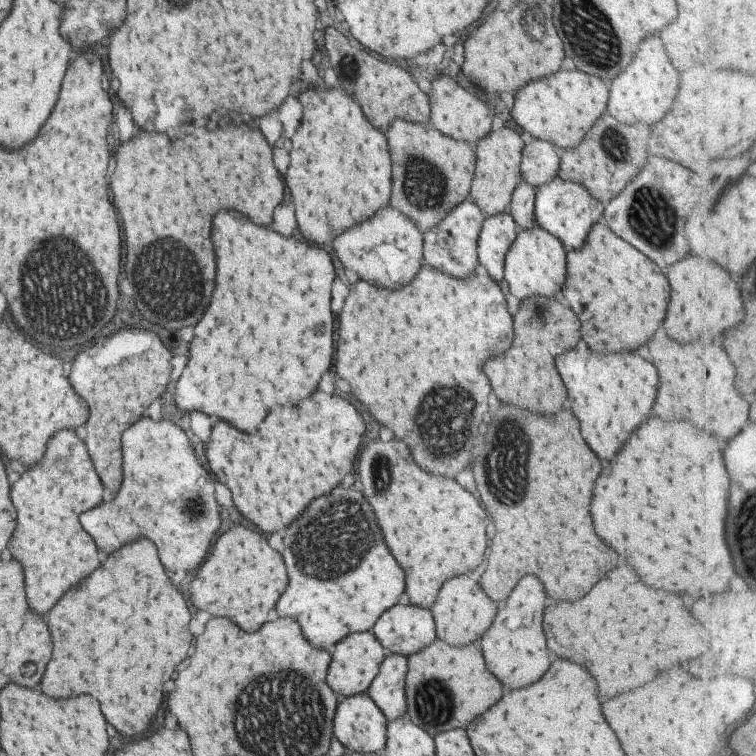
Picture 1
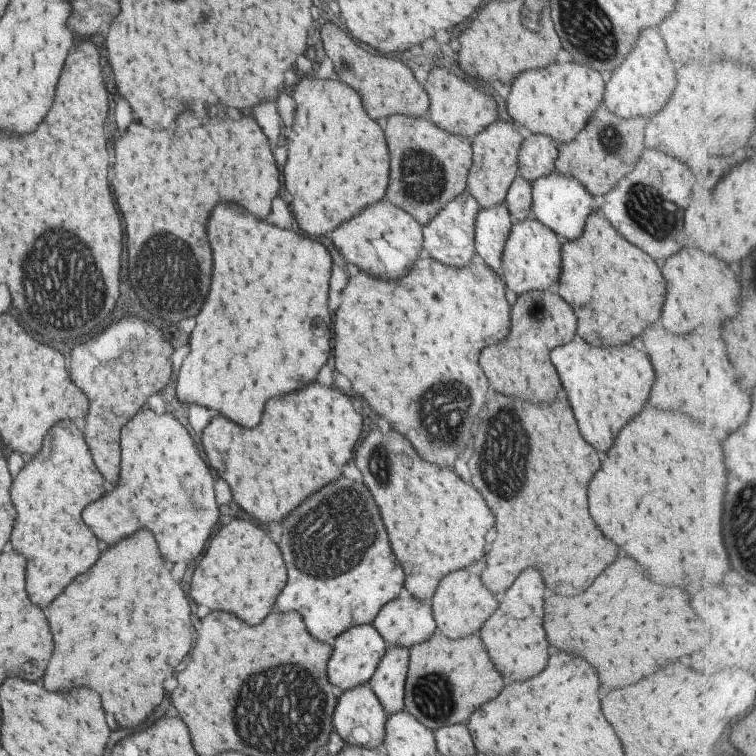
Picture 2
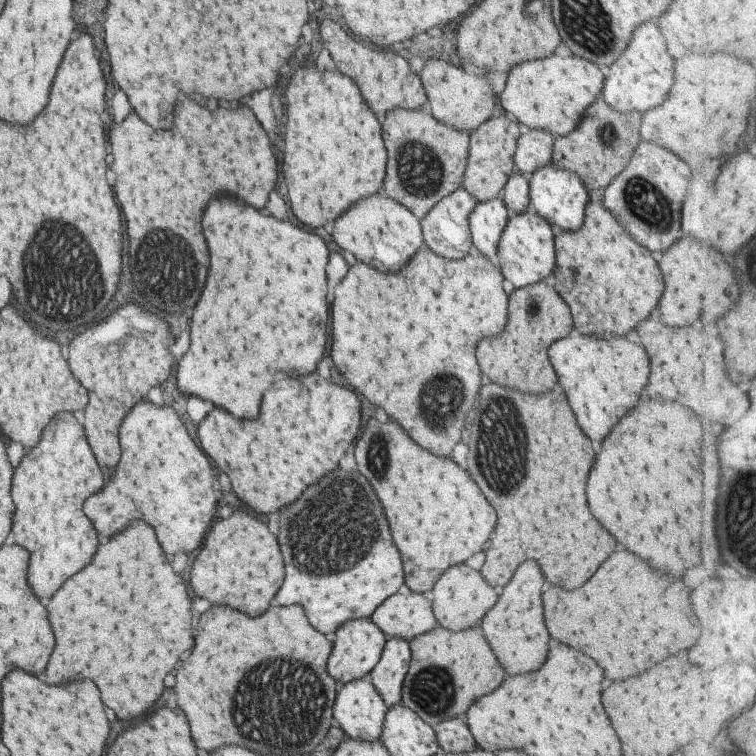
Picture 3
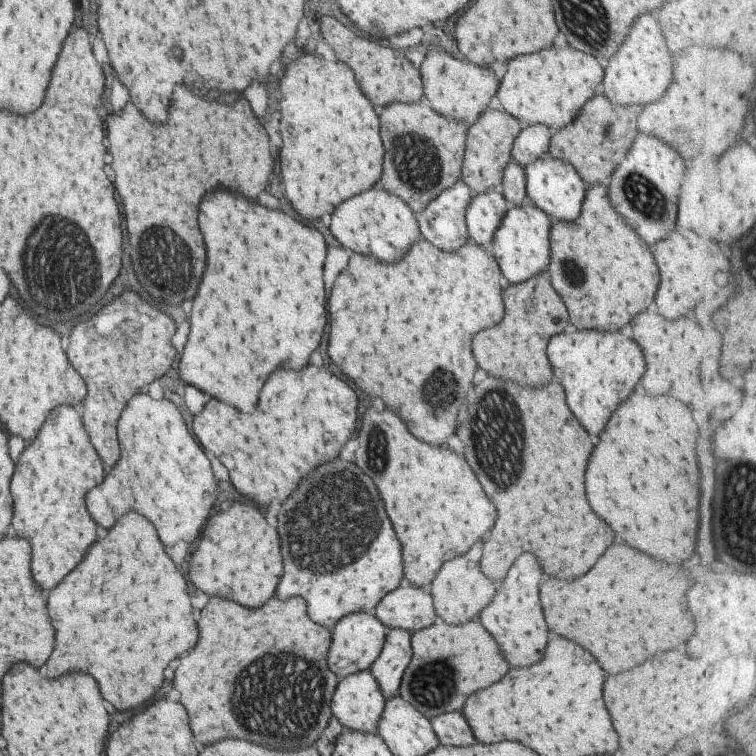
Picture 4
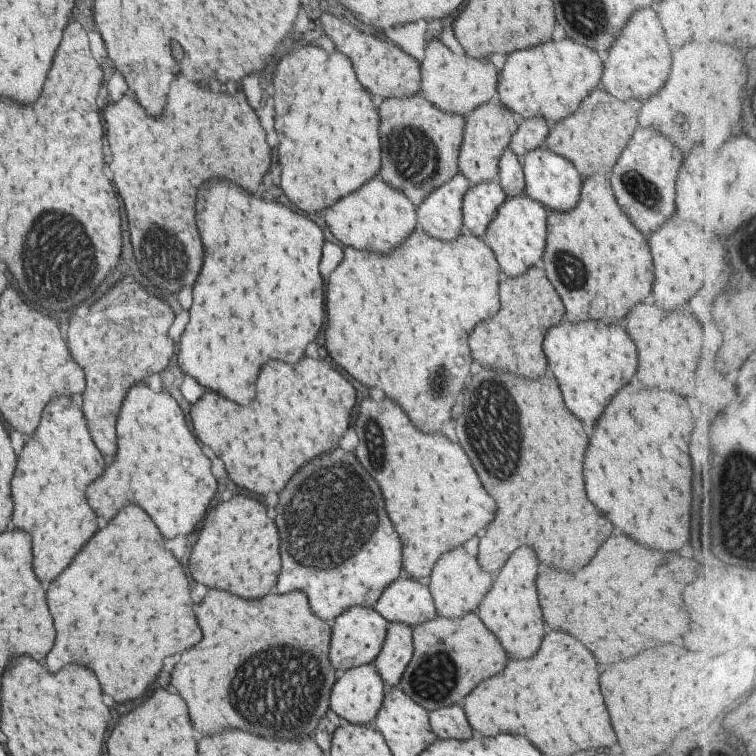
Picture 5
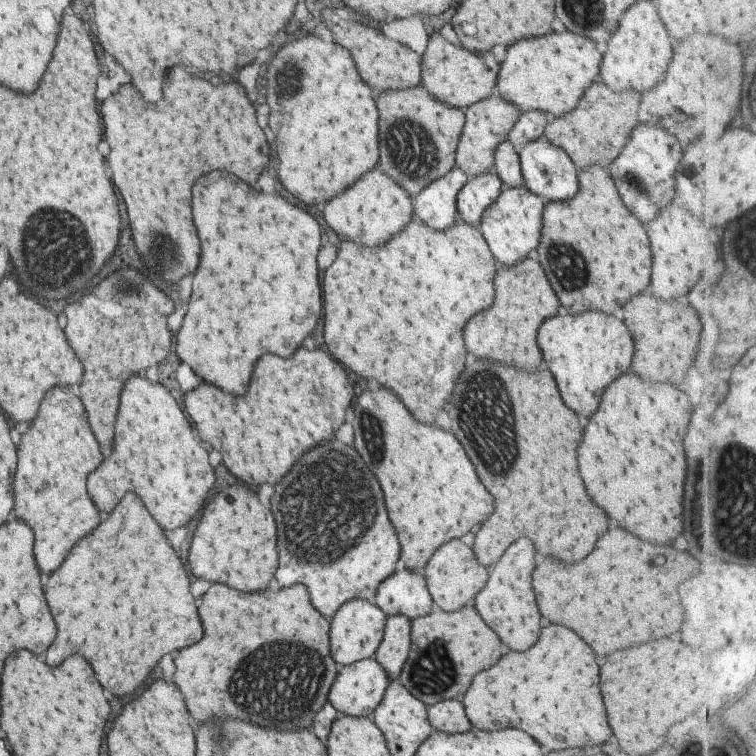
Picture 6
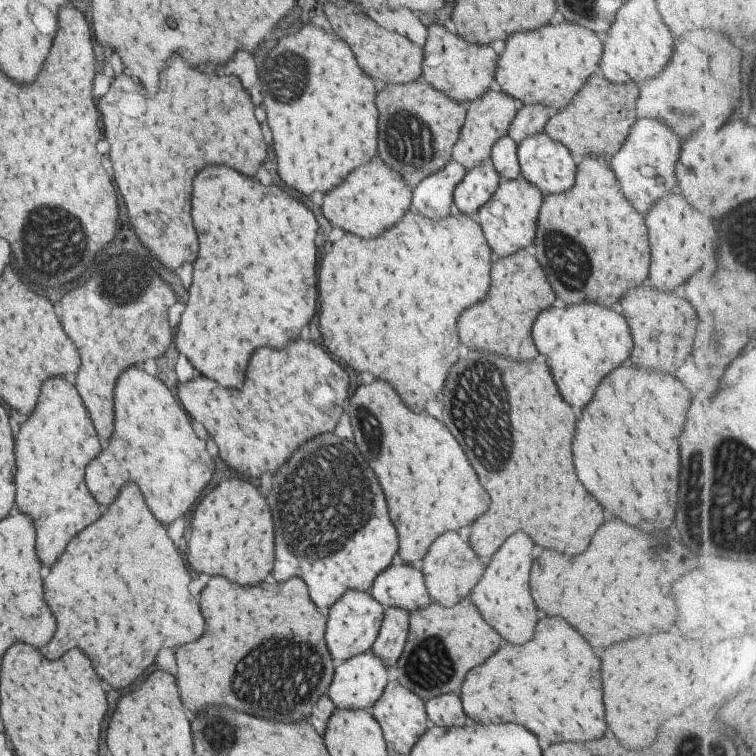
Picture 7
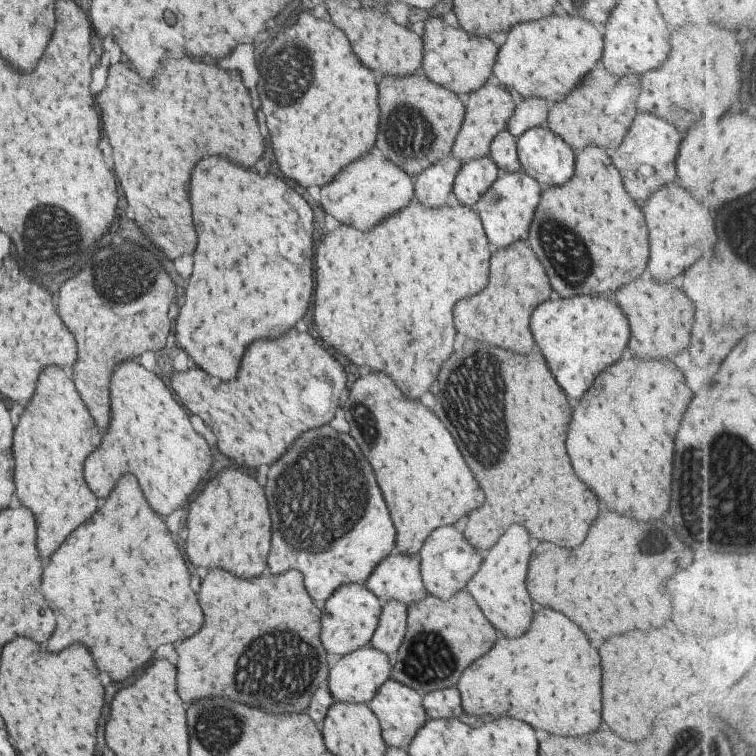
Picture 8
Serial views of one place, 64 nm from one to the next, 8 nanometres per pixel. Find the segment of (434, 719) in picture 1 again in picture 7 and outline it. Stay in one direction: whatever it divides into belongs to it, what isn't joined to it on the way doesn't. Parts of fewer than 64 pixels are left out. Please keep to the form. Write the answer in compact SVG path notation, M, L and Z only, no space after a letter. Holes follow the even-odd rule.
M461 600L453 608L431 604L425 610L417 610L417 614L411 612L408 628L403 654L395 664L398 672L396 682L416 694L423 702L449 692L457 694L465 674L495 654L501 642L497 632L493 632L483 622L477 608L469 600ZM427 640L437 642L429 644Z

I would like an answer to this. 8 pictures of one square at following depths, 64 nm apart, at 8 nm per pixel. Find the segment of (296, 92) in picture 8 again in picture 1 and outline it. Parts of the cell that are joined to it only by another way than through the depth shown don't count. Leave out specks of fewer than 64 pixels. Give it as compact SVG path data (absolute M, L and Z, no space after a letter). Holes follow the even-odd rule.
M309 90L299 96L303 106L303 120L295 132L293 146L289 150L289 168L285 174L285 186L289 188L295 208L295 222L301 236L313 244L331 242L347 228L371 218L379 208L389 202L391 194L391 160L385 144L385 136L375 130L361 114L357 104L343 94L343 90Z

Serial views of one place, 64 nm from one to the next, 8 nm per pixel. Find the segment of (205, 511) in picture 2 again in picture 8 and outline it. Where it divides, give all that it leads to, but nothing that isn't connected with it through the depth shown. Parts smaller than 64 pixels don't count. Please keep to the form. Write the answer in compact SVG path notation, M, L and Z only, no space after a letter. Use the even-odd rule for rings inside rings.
M136 360L122 361L115 367L109 396L111 420L107 434L83 468L89 490L97 498L105 498L119 476L133 474L155 514L167 516L185 506L211 466L211 452L205 440L191 428L185 410L173 400L169 388Z

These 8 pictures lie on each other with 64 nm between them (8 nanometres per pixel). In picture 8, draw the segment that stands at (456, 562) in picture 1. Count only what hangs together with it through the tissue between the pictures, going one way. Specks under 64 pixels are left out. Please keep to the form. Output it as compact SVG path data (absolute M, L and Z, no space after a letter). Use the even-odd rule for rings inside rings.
M373 372L367 378L357 378L347 394L343 412L351 428L349 434L371 464L383 492L397 532L395 548L401 554L417 554L431 530L453 524L483 504L483 492L443 424L421 404L405 400L385 374ZM363 414L375 420L363 420Z

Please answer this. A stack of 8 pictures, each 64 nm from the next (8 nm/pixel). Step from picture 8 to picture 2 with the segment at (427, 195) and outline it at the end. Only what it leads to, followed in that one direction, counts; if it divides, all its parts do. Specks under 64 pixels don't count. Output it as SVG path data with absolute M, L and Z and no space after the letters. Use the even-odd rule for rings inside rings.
M466 190L448 202L422 228L422 242L423 248L425 248L423 254L454 269L467 266L476 253L474 249L474 220L479 211L477 203Z

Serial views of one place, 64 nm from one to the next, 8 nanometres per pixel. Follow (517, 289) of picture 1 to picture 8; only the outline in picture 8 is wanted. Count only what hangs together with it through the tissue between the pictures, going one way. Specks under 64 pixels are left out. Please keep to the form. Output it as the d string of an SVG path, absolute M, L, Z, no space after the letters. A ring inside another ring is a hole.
M522 170L514 173L501 173L489 190L482 194L470 208L480 220L486 239L493 250L504 249L514 242L525 242L529 225L540 199L541 188L534 178Z

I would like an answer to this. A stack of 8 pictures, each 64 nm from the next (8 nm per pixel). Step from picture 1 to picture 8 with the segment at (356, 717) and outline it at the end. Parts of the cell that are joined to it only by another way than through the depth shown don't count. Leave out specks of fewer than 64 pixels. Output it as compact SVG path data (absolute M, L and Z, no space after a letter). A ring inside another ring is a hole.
M369 645L354 650L328 668L329 694L337 703L367 704L376 695L377 689L388 679L387 672L392 664L392 659Z

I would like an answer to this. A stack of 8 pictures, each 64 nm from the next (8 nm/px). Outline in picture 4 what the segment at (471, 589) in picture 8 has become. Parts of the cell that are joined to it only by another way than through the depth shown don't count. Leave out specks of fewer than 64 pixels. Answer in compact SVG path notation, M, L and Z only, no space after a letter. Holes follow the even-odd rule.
M521 554L517 562L509 568L509 574L503 578L503 588L495 592L493 602L481 610L481 626L491 634L497 642L503 660L517 668L517 666L531 666L543 658L545 642L547 642L547 628L541 614L541 604L537 598L541 582L541 568L531 554Z

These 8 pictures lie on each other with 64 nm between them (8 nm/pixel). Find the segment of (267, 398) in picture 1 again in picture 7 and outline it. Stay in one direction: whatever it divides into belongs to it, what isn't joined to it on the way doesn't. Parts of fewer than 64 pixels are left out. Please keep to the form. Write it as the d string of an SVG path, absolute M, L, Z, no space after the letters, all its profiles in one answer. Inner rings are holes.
M207 166L193 180L191 218L199 238L199 254L193 262L193 280L189 288L187 308L207 304L215 306L213 336L217 338L211 340L211 332L207 332L207 338L203 336L199 342L185 346L183 332L193 330L193 326L191 322L185 322L183 326L181 318L181 324L175 334L175 346L205 378L211 378L215 382L219 380L217 384L223 388L239 390L245 378L245 366L253 350L257 350L259 346L285 348L291 338L297 338L301 328L315 316L315 234L319 226L315 222L315 216L299 200L291 198L285 190L277 186L263 186L223 166Z

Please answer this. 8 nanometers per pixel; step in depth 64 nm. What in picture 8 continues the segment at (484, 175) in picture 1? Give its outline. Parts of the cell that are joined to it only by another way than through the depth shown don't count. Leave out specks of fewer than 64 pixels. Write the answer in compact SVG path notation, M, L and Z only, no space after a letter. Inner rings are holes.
M487 80L475 93L469 93L462 100L465 105L464 117L456 134L455 142L453 142L453 148L451 148L451 155L461 164L488 156L489 145L493 137L505 130L506 122L514 111L519 98L505 90L505 87L493 86L491 81Z

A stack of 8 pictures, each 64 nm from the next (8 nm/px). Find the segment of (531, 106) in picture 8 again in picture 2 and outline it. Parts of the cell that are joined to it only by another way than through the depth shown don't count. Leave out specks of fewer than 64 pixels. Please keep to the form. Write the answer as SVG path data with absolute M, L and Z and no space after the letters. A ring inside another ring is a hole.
M529 135L522 139L517 155L517 174L532 183L554 170L557 144L543 135Z

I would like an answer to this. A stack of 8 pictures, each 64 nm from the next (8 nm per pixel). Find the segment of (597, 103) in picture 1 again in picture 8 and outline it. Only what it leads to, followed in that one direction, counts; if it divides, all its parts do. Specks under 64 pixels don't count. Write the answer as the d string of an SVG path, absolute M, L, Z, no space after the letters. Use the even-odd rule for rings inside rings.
M549 16L539 22L512 26L496 54L493 76L519 99L535 97L545 102L564 100L601 56L601 36L585 20L575 16Z

